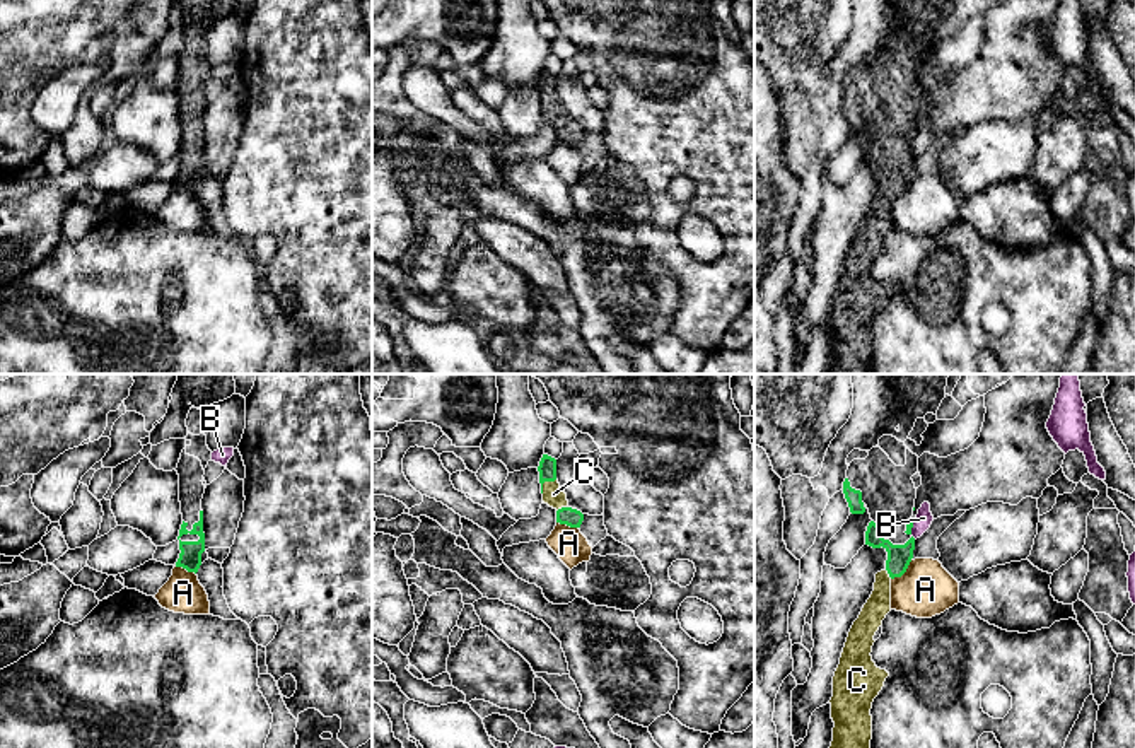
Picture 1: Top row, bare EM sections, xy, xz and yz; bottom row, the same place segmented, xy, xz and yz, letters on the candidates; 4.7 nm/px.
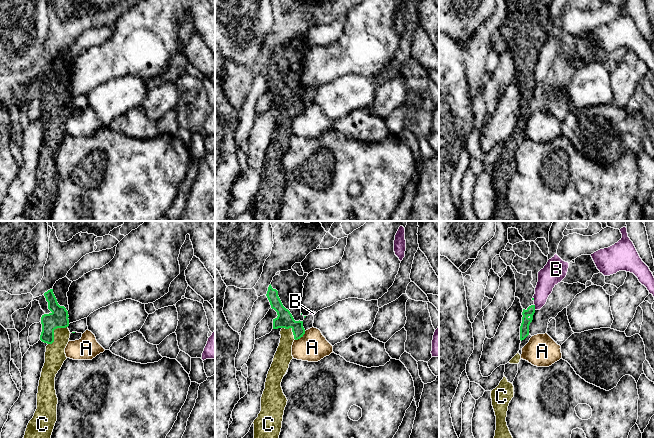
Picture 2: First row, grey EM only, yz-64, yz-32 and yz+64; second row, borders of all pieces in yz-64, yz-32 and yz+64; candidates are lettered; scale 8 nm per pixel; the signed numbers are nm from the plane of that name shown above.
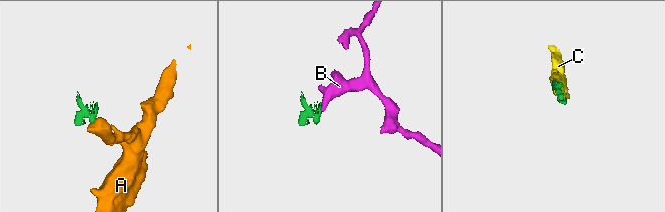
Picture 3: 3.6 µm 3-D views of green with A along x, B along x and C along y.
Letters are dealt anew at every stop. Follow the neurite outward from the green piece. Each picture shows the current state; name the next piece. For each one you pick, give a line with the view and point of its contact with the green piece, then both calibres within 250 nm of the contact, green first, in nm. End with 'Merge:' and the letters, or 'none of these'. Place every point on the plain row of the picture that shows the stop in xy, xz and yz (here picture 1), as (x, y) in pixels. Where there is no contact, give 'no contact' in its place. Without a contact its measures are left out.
C: contact xz (545, 98); calibres 90 and 100 nm
Merge: C

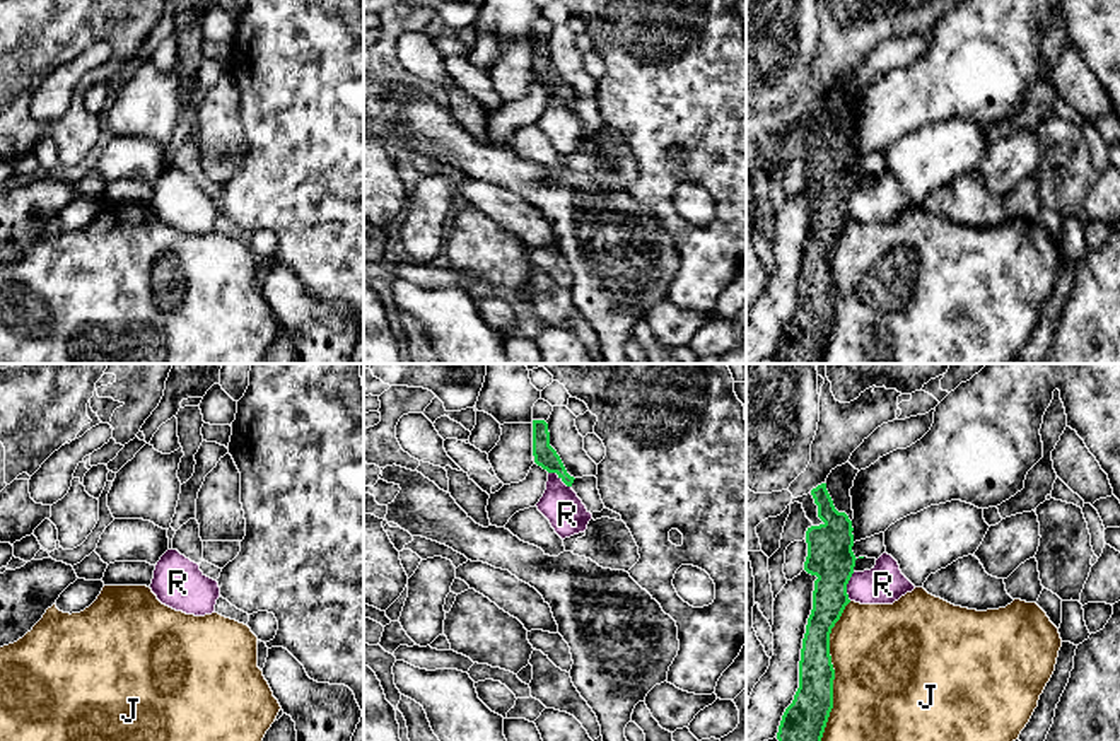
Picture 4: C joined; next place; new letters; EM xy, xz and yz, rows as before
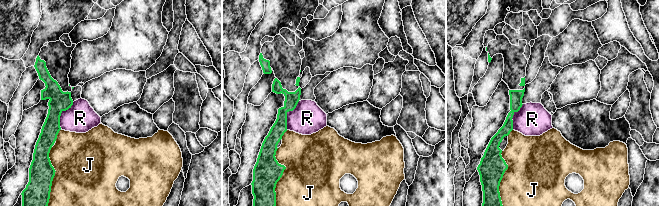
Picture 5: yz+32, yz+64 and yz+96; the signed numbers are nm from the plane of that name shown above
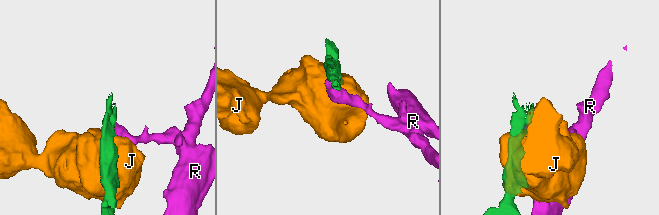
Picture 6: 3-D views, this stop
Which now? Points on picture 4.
Merge: none of these

